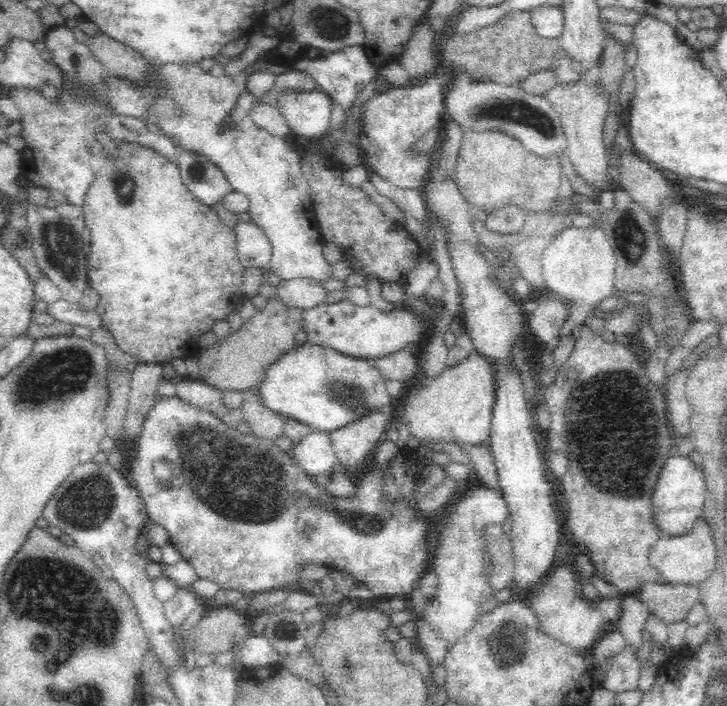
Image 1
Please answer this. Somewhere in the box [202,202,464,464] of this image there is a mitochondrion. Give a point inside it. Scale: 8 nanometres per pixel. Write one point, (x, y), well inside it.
(339, 390)

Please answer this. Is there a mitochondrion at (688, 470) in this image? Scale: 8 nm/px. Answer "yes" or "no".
no

